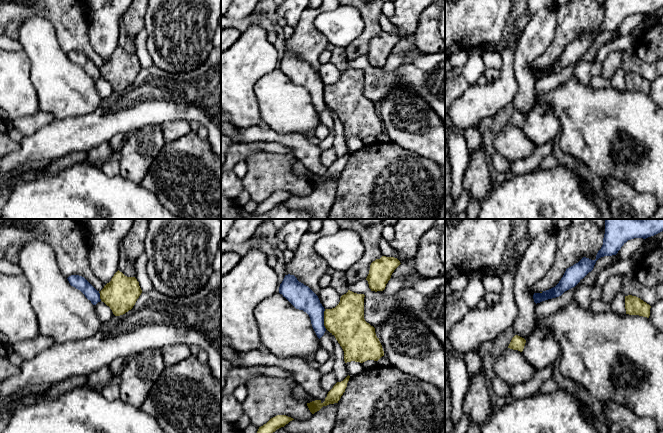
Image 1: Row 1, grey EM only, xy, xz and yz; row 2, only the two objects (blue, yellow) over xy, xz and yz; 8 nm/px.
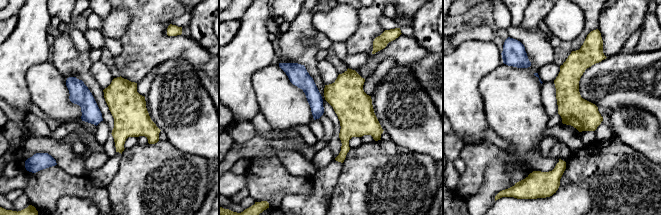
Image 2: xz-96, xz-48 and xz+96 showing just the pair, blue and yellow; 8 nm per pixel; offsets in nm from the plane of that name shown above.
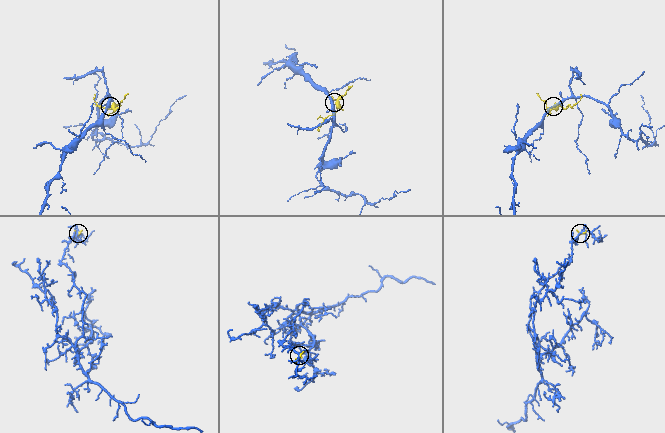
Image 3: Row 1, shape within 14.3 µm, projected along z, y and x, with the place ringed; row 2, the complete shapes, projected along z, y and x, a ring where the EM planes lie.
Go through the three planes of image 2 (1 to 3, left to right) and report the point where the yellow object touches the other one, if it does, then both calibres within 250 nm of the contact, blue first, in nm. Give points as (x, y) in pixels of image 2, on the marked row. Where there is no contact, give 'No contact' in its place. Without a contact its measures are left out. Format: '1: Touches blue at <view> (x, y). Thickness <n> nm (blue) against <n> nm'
1: No contact
2: No contact
3: No contact

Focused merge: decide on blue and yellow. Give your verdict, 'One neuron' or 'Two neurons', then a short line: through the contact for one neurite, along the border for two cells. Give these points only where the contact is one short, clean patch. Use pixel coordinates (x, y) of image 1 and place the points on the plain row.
Two neurons. Line: xz (324, 85), (324, 102), (326, 104)

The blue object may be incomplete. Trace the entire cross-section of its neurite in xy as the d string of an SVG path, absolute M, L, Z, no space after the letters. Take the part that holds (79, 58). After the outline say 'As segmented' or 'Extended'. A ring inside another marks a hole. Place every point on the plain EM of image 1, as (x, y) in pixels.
M71 51L67 55L70 61L80 66L93 81L101 77L99 67L97 67L84 53Z. As segmented

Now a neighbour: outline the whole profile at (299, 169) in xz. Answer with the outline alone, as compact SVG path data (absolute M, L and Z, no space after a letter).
M295 158L293 164L293 172L298 176L304 177L305 179L310 179L316 176L312 171L306 168L297 158Z

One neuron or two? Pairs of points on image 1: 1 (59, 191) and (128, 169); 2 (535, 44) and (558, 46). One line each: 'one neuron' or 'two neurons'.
1: two neurons
2: two neurons

